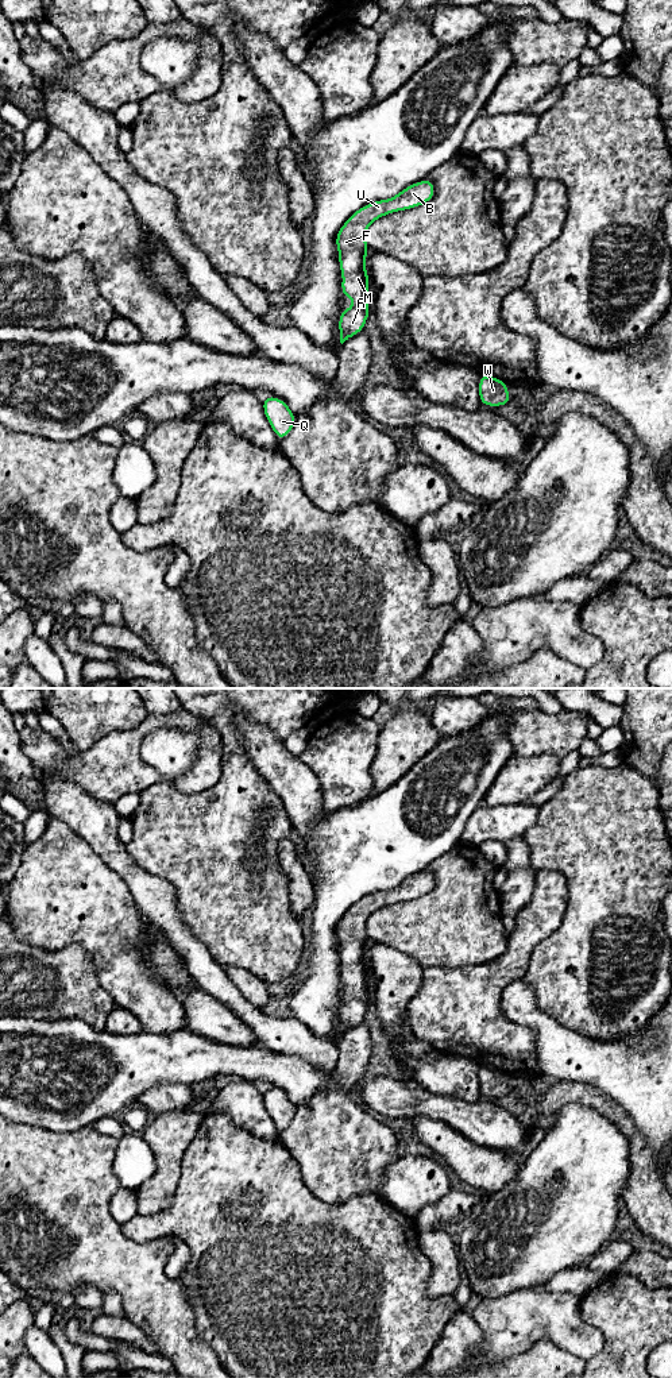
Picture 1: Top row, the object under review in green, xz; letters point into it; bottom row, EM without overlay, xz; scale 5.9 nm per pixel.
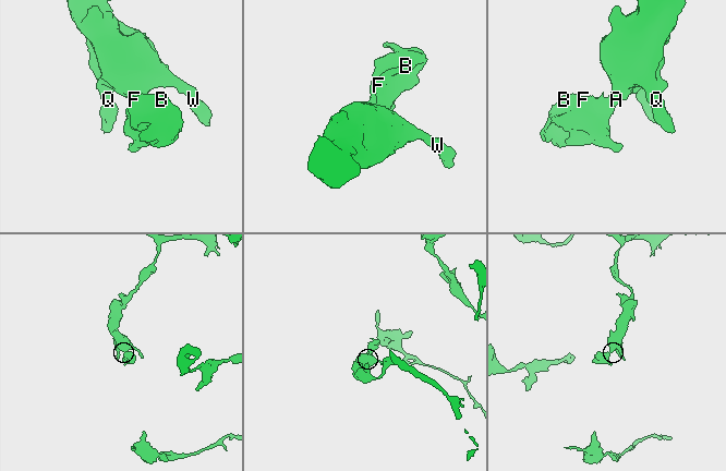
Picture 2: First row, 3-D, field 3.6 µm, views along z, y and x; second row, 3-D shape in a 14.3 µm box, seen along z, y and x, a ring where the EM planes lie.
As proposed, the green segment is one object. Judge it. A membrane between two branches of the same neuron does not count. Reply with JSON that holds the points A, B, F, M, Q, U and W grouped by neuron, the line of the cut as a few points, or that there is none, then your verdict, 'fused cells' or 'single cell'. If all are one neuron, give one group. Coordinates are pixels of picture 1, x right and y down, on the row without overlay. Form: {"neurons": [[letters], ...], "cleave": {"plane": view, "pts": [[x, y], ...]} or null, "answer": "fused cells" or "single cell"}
{"neurons": [["A", "B", "F", "M", "Q", "U", "W"]], "cleave": null, "answer": "single cell"}

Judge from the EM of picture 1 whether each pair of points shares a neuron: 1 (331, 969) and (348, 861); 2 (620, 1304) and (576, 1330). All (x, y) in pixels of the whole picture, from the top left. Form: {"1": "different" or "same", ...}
{"1": "same", "2": "different"}

